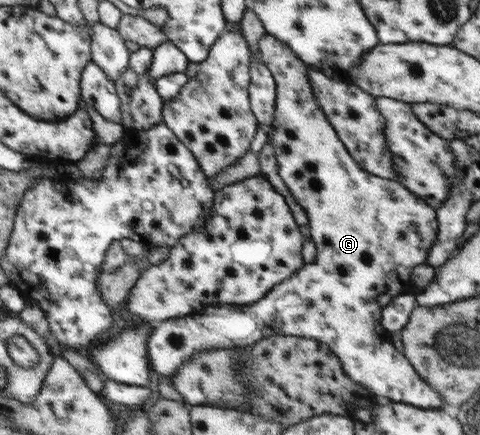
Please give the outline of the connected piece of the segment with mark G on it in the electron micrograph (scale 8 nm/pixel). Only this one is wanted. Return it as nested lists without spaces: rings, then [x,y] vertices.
[[[265,32],[259,39],[258,48],[261,52],[262,60],[274,74],[277,85],[276,113],[273,122],[270,124],[269,140],[274,144],[275,154],[280,166],[279,174],[283,177],[285,184],[287,184],[289,190],[295,195],[301,207],[307,212],[309,224],[307,225],[306,232],[308,236],[309,232],[311,232],[311,238],[313,238],[313,242],[317,244],[317,256],[312,263],[305,263],[303,270],[299,270],[297,274],[293,274],[289,280],[283,284],[277,284],[277,288],[269,291],[268,294],[265,295],[265,298],[259,300],[255,306],[253,306],[253,304],[251,304],[251,306],[233,306],[233,304],[225,304],[225,306],[223,306],[223,304],[219,304],[217,308],[207,308],[207,312],[197,314],[197,316],[183,316],[183,318],[173,318],[173,320],[164,320],[156,324],[155,330],[152,331],[152,335],[148,340],[148,354],[150,355],[150,361],[153,364],[152,368],[154,368],[155,374],[158,374],[161,380],[171,385],[172,378],[180,372],[182,365],[189,363],[193,357],[197,357],[197,355],[201,355],[201,353],[205,353],[205,351],[251,347],[257,345],[265,338],[275,335],[302,336],[303,338],[314,338],[329,345],[329,347],[333,349],[333,353],[337,354],[337,357],[341,359],[347,376],[351,380],[368,388],[373,394],[389,398],[391,401],[412,404],[419,408],[443,408],[446,402],[444,402],[444,398],[442,398],[440,392],[437,392],[437,389],[433,388],[432,385],[417,372],[417,369],[412,365],[412,361],[404,354],[401,354],[401,348],[397,348],[397,344],[393,344],[393,332],[389,332],[389,329],[382,325],[384,308],[387,307],[393,299],[409,291],[408,285],[411,284],[411,274],[413,274],[413,270],[415,270],[419,264],[427,264],[430,259],[429,251],[433,249],[433,245],[435,245],[435,241],[437,241],[437,237],[439,237],[438,210],[431,208],[431,205],[426,200],[423,200],[420,196],[411,192],[403,183],[397,180],[389,180],[375,176],[373,173],[361,168],[361,165],[341,140],[340,134],[329,120],[328,114],[318,103],[316,92],[314,91],[314,84],[308,75],[308,70],[310,70],[311,66],[304,60],[301,60],[301,57],[298,57],[297,53],[288,44],[285,44],[285,41],[279,40],[274,34]]]

